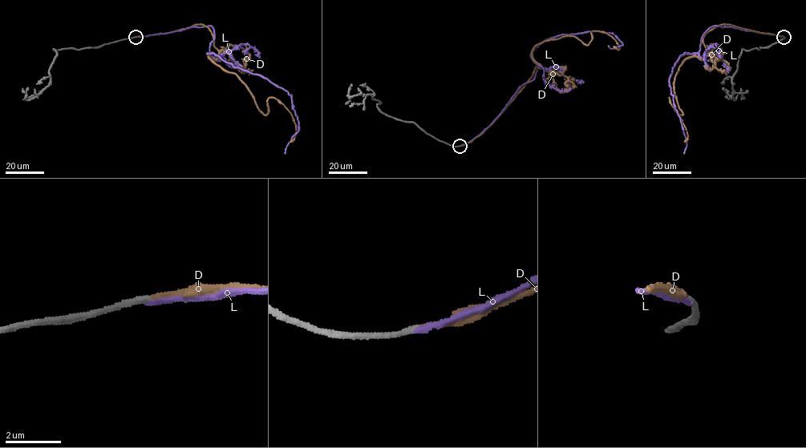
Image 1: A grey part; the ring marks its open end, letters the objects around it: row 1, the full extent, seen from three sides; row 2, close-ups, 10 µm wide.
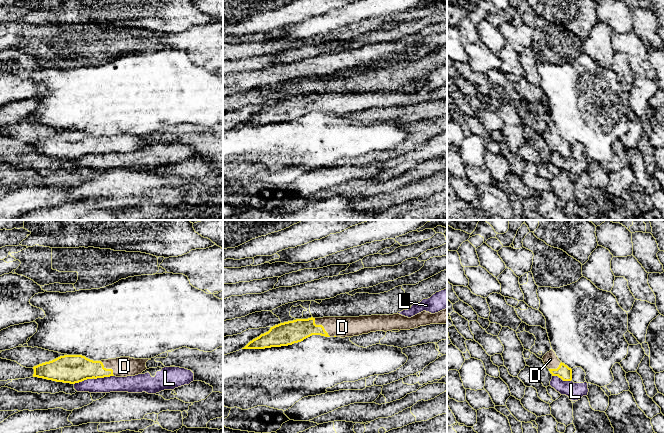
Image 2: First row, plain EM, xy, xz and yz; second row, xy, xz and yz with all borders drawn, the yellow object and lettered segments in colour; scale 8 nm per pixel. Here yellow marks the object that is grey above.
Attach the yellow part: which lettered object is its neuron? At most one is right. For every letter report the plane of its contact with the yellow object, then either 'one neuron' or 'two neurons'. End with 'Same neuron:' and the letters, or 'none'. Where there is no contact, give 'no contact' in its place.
D: xz | one neuron
L: xy | two neurons
Same neuron: D

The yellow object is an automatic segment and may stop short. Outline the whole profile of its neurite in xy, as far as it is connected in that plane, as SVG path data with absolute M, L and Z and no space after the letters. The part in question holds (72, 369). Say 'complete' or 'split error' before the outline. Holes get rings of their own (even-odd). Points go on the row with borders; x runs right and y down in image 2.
split error; M64 355L34 366L33 377L75 384L93 378L135 376L147 369L148 360L120 357L93 361L82 355Z

